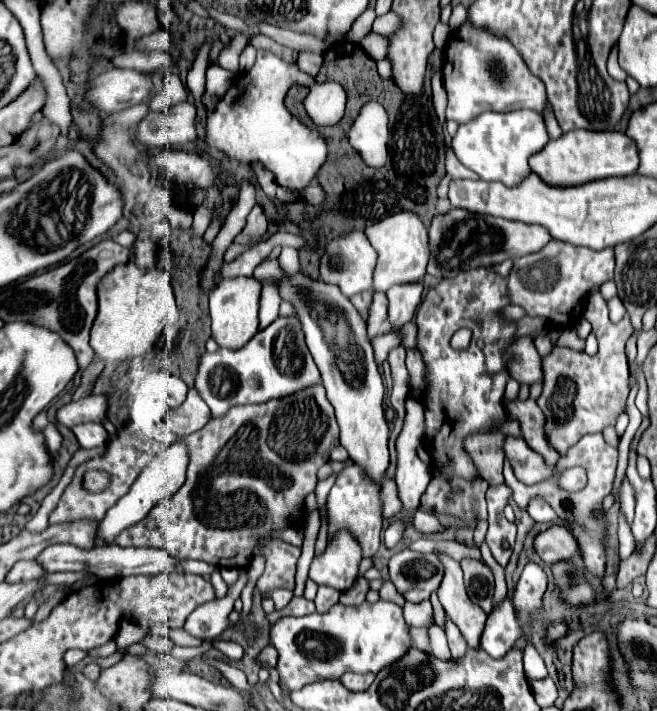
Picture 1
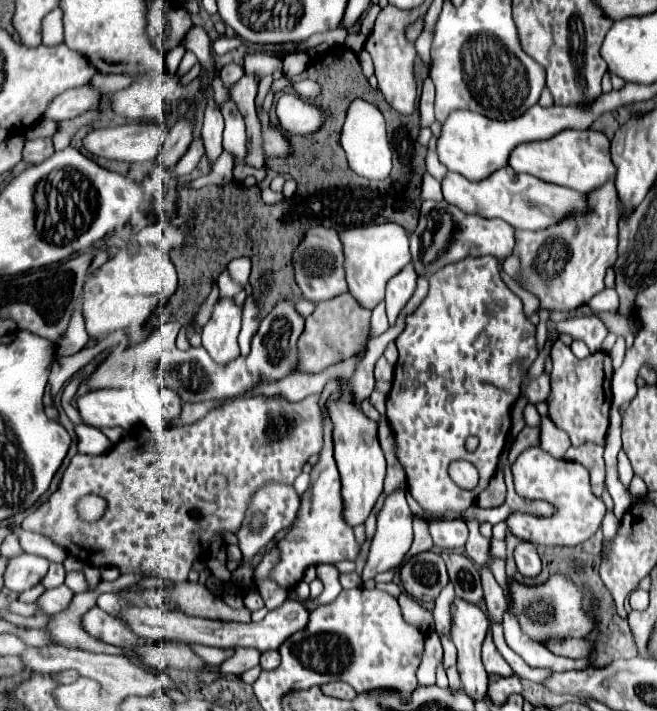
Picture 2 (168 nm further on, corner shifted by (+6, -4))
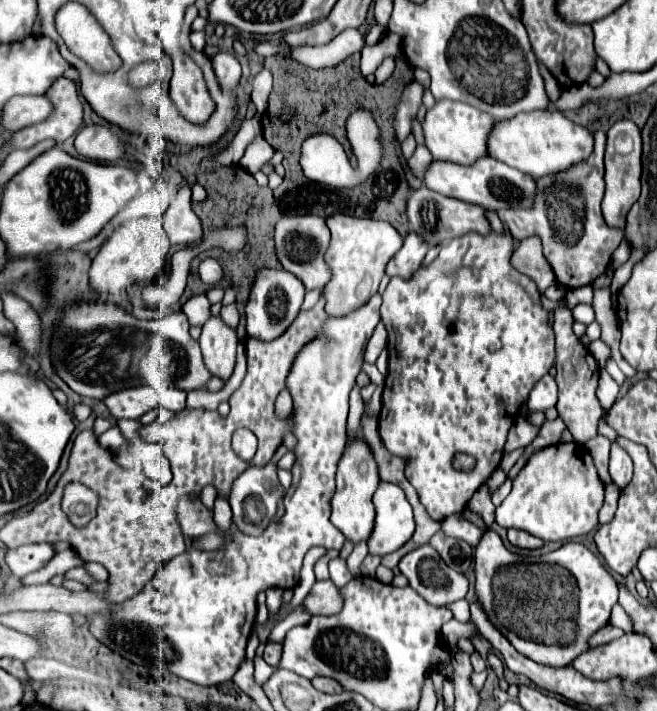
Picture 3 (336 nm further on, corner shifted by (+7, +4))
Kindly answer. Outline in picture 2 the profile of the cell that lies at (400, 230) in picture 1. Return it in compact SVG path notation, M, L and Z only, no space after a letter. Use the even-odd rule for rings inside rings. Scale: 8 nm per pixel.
M377 224L363 228L349 228L339 232L341 244L345 246L345 280L349 294L367 310L373 310L385 294L385 284L405 264L411 262L409 236L399 224Z

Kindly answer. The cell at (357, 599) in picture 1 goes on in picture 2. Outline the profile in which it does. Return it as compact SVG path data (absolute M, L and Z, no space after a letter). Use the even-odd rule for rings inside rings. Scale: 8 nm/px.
M396 490L388 495L381 506L381 510L377 512L377 530L369 548L369 556L367 556L367 564L363 568L363 580L371 580L375 578L375 574L391 570L395 566L401 564L403 556L409 552L411 542L413 542L413 514L407 506L405 490Z

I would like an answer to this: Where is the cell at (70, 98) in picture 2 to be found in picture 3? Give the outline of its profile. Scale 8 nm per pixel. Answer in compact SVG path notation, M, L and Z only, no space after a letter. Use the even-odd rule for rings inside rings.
M46 94L40 96L16 96L16 100L8 102L4 108L4 128L10 132L22 130L30 124L38 124L52 116L54 104Z

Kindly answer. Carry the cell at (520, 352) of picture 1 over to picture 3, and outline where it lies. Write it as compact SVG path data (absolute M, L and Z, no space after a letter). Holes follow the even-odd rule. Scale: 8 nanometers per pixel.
M546 374L532 388L532 392L528 396L528 408L542 412L552 406L556 406L556 382L550 374Z

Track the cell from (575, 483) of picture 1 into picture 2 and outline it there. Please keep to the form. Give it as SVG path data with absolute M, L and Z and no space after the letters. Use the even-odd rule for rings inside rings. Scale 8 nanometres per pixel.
M527 448L513 464L513 478L515 478L515 492L521 498L545 500L555 506L555 514L547 518L527 516L519 512L509 516L505 524L509 532L515 534L517 538L533 544L573 548L589 540L601 526L601 520L607 510L603 500L593 496L591 484L589 484L589 472L581 464L569 462L569 460L557 460L547 452L541 452L541 448Z

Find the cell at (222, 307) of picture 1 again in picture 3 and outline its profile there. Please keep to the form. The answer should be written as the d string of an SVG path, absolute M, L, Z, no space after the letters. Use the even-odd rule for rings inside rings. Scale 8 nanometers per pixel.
M214 316L202 326L200 348L204 354L204 362L208 364L208 370L214 376L222 380L230 378L236 362L236 346L238 346L236 330L230 328L222 320L222 316Z

